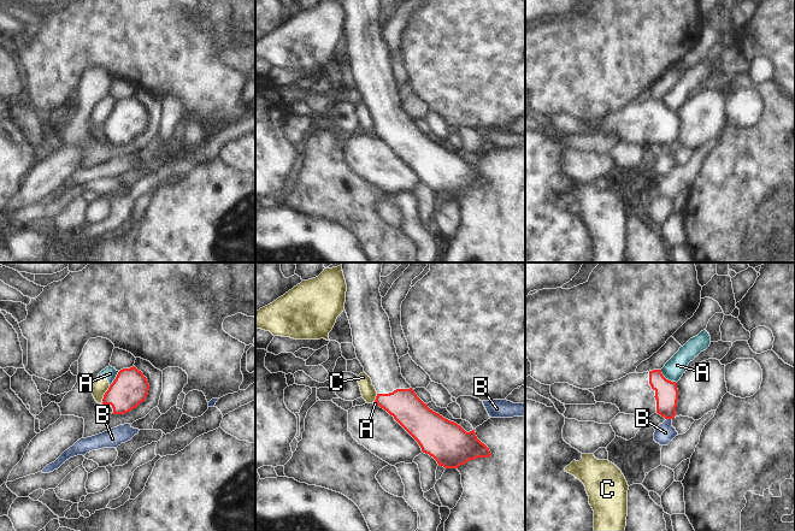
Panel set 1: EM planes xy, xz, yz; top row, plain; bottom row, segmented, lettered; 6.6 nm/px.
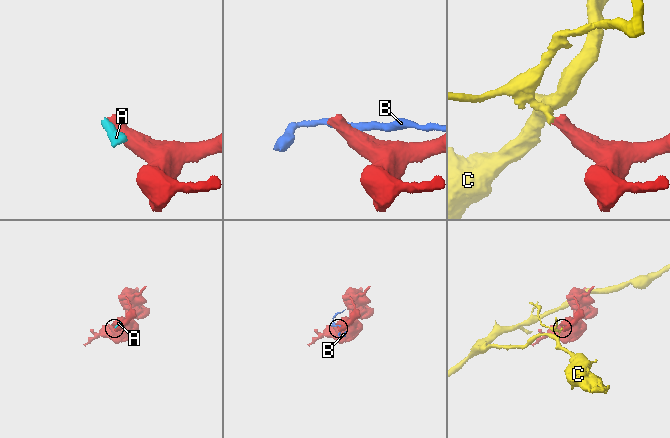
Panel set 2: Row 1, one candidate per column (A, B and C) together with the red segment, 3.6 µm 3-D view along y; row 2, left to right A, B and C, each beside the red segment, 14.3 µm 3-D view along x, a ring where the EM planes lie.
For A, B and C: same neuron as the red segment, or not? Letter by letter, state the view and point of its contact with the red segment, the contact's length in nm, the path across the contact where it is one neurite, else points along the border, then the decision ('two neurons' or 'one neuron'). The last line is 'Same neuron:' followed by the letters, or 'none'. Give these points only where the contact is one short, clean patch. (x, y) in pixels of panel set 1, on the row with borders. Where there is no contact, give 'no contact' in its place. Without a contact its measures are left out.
A: yz (667, 379) | 140 nm | along yz (660, 370), (666, 378), (676, 383) | two neurons
B: yz (669, 418) | 40 nm | two neurons
C: xy (105, 394) | 130 nm | along xy (110, 385), (101, 401) | two neurons
Same neuron: none

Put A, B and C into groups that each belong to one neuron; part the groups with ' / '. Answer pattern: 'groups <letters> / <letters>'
groups A C / B

